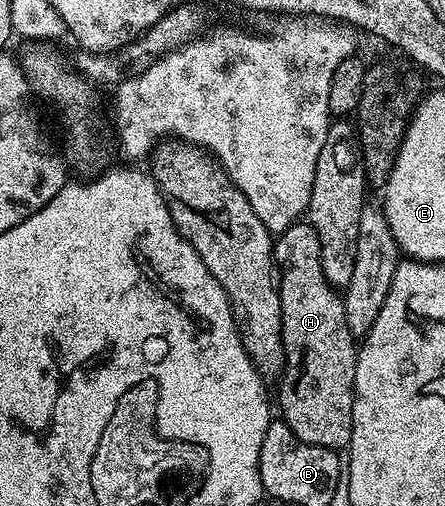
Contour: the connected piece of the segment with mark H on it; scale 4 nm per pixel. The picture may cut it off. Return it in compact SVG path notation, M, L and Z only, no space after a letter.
M300 220L284 230L273 242L273 257L278 270L281 328L283 329L283 372L278 379L277 410L297 440L339 452L351 445L353 404L355 403L355 360L357 338L345 320L340 291L325 280L321 270L321 240L310 222Z

